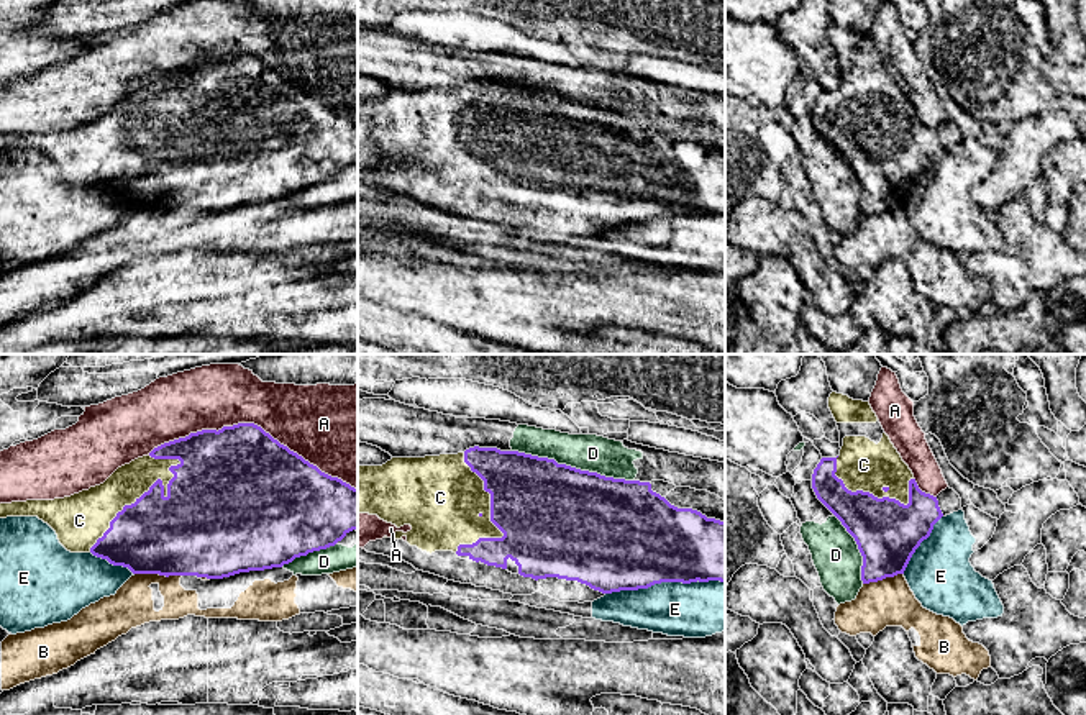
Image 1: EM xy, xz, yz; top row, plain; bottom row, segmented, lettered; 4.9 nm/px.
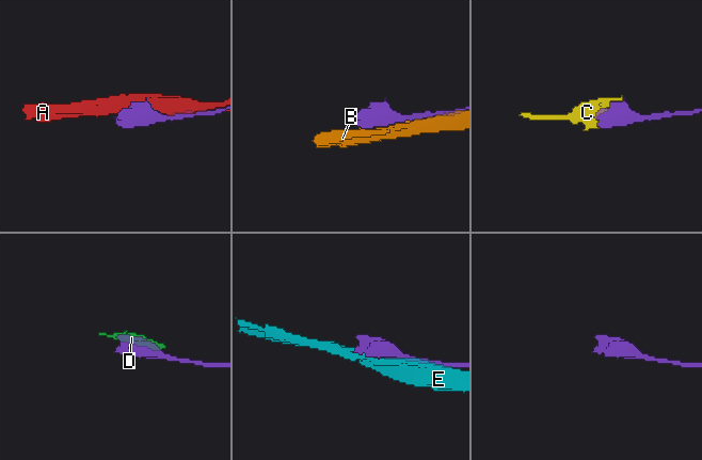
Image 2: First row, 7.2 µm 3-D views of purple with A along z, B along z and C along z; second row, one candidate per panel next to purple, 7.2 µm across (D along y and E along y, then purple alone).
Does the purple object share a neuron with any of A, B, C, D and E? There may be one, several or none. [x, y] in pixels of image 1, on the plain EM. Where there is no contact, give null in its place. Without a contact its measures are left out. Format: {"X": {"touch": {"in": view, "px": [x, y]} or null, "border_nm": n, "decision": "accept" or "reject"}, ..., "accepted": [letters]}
{"A": {"touch": {"in": "xy", "px": [253, 56]}, "border_nm": 1050, "decision": "reject"}, "B": {"touch": {"in": "xy", "px": [158, 205]}, "border_nm": 240, "decision": "reject"}, "C": {"touch": {"in": "xy", "px": [140, 130]}, "border_nm": 650, "decision": "accept"}, "D": {"touch": {"in": "xz", "px": [570, 99]}, "border_nm": 600, "decision": "reject"}, "E": {"touch": {"in": "xz", "px": [665, 214]}, "border_nm": 600, "decision": "reject"}, "accepted": ["C"]}

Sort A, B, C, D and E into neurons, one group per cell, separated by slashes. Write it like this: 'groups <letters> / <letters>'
groups A / B / C / D / E

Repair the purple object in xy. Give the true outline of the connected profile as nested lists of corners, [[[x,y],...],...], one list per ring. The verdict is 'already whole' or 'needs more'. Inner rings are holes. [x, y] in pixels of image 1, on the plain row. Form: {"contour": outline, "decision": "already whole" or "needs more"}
{"contour": [[[238,56],[223,59],[221,62],[202,62],[190,66],[154,80],[148,89],[138,90],[130,97],[118,100],[103,116],[82,123],[71,130],[54,133],[26,133],[0,136],[0,151],[7,149],[38,149],[48,156],[57,167],[59,175],[71,185],[92,185],[107,192],[113,198],[128,200],[133,207],[159,207],[159,208],[197,208],[207,212],[223,212],[240,205],[264,203],[282,200],[295,190],[308,185],[326,182],[341,174],[349,164],[358,164],[358,121],[322,105],[317,98],[305,93],[287,79],[281,77],[269,66],[254,56]]], "decision": "needs more"}

